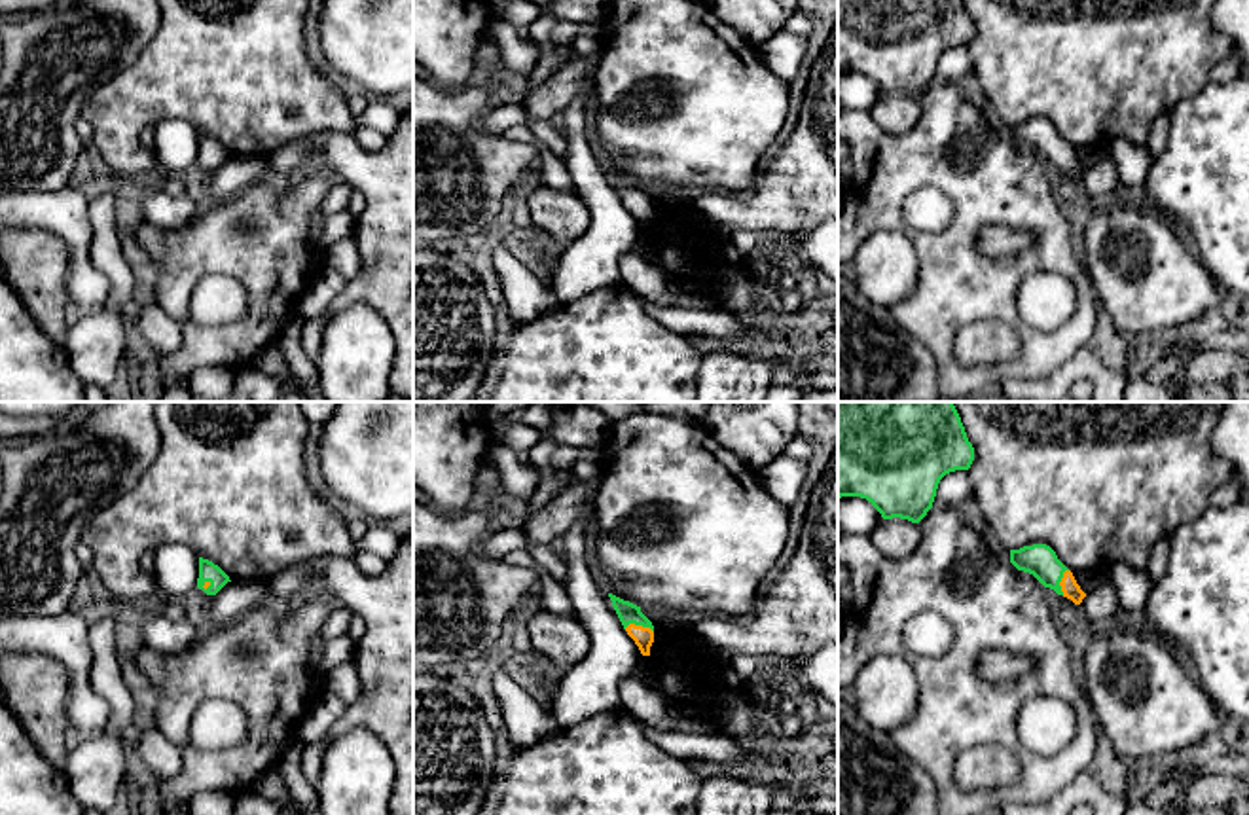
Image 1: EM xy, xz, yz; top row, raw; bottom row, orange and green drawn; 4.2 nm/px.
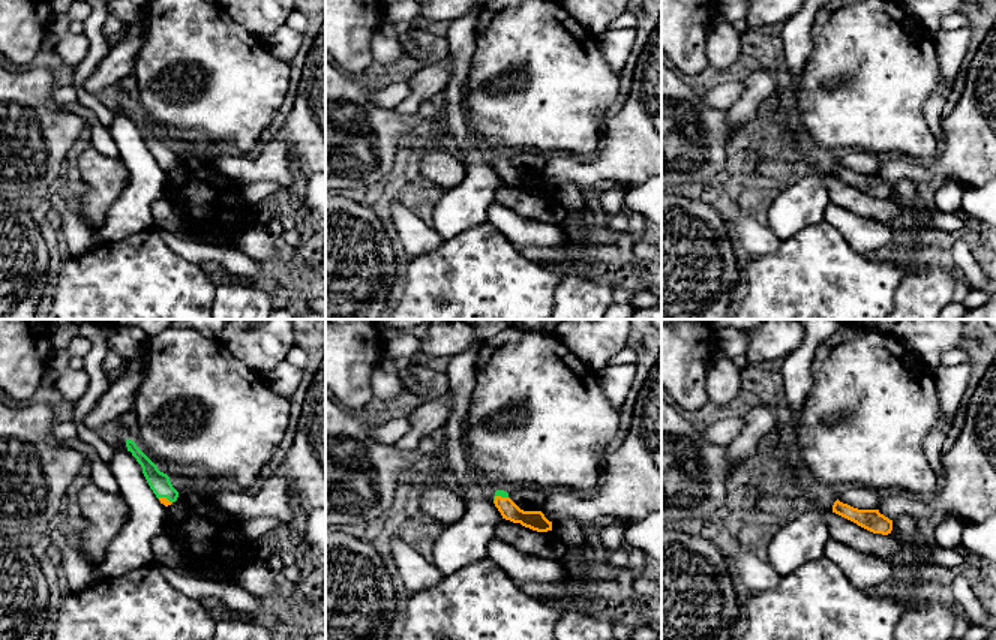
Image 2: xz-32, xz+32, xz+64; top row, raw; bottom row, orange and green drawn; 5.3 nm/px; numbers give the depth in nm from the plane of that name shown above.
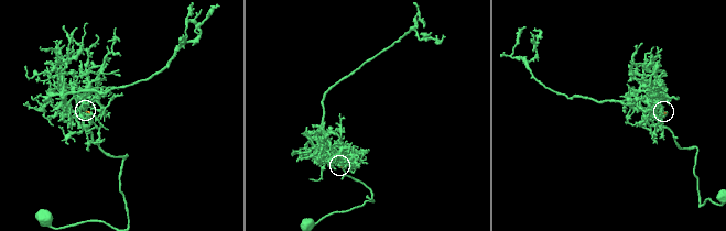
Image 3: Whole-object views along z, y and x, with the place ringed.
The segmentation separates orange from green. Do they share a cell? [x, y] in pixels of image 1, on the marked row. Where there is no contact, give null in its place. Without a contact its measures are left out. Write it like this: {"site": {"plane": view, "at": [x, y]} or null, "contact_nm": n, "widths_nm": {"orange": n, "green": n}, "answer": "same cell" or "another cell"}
{"site": {"plane": "xz", "at": [639, 626]}, "contact_nm": 130, "widths_nm": {"orange": 90, "green": 90}, "answer": "same cell"}

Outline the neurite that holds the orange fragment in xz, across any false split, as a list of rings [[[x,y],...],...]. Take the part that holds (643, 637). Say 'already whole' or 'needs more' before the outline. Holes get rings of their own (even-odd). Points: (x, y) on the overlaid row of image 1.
needs more | [[[608,593],[612,607],[627,631],[627,635],[635,641],[643,656],[650,656],[650,646],[654,643],[654,625],[652,622],[641,612],[641,607],[624,601],[612,593]]]

